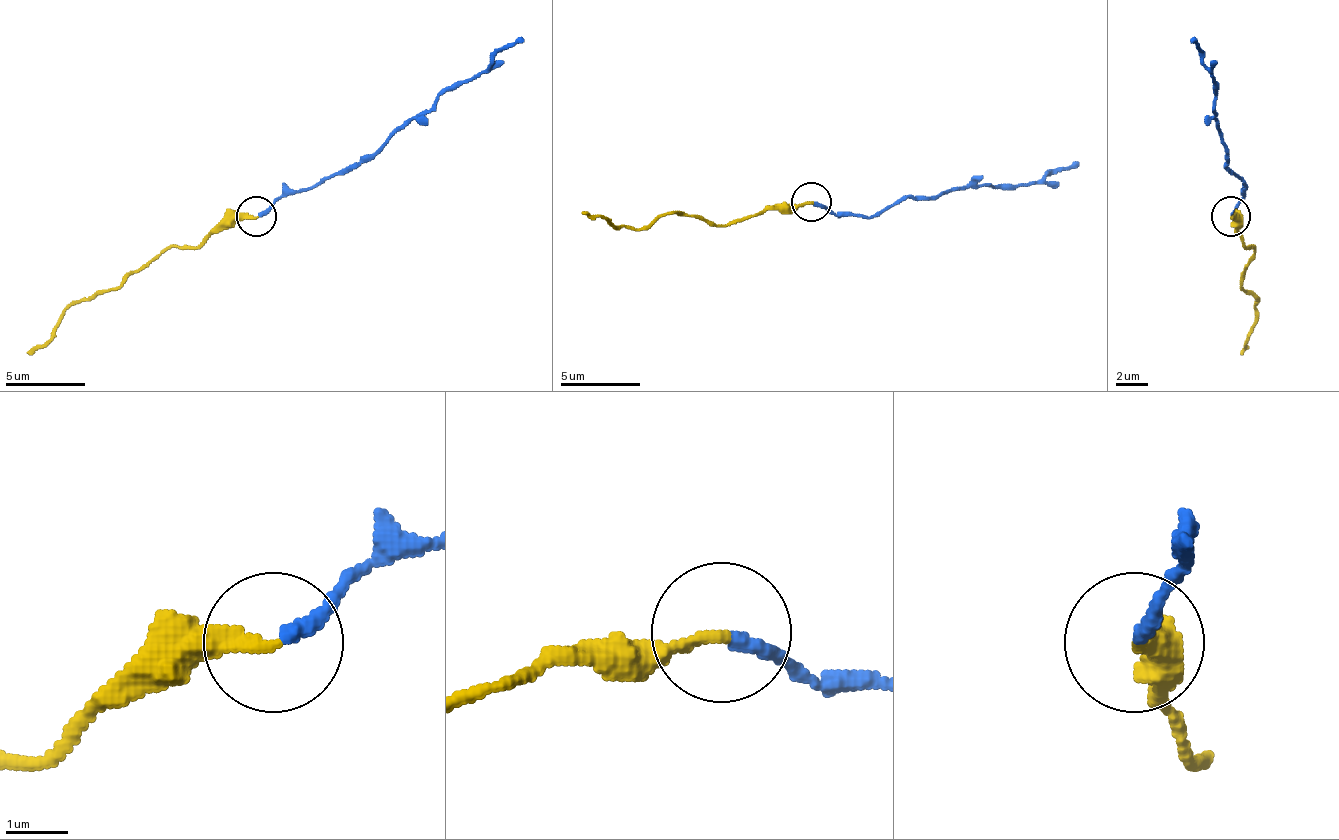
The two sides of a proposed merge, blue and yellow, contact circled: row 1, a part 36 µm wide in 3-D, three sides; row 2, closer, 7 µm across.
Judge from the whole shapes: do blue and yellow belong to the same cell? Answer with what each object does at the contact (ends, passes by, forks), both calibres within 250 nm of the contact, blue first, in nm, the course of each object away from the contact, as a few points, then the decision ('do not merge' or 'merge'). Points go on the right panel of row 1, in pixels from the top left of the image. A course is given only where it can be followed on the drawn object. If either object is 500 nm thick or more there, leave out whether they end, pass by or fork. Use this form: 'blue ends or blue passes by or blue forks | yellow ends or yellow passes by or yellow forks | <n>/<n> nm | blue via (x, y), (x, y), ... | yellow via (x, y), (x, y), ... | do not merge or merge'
blue ends | yellow ends | 240/170 nm | blue via (1229, 215), (1245, 188), (1225, 168), (1214, 72), (1190, 40) | yellow via (1229, 215), (1249, 247), (1253, 247), (1241, 287), (1257, 299), (1253, 331), (1241, 351) | merge

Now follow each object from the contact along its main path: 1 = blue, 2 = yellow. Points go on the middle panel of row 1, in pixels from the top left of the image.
1: (812, 200), (832, 212), (872, 216), (912, 196), (1000, 185), (1036, 185), (1080, 161)
2: (812, 200), (776, 204), (748, 220), (720, 224), (672, 212), (632, 228), (608, 224), (580, 212)

